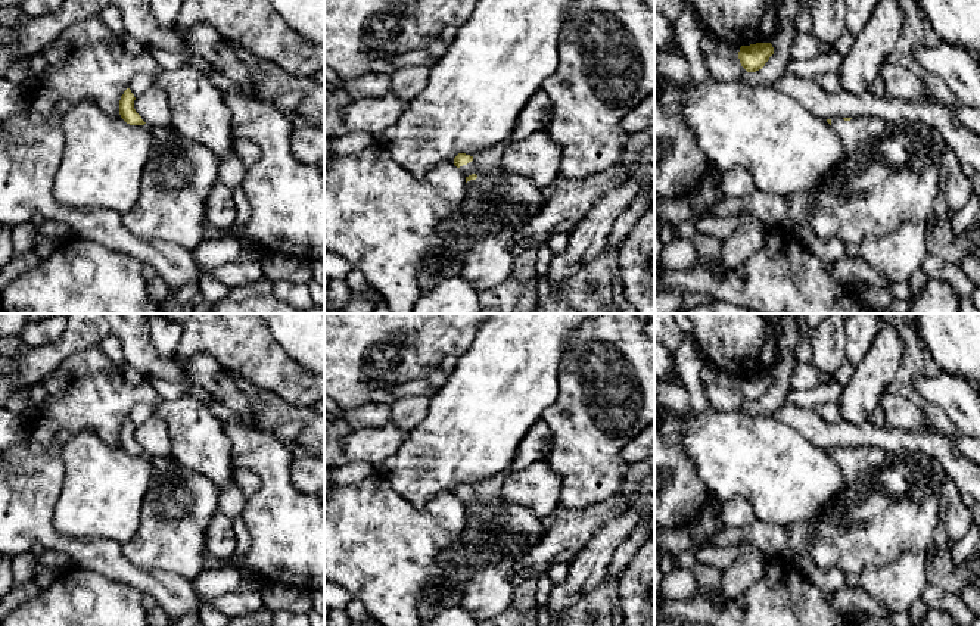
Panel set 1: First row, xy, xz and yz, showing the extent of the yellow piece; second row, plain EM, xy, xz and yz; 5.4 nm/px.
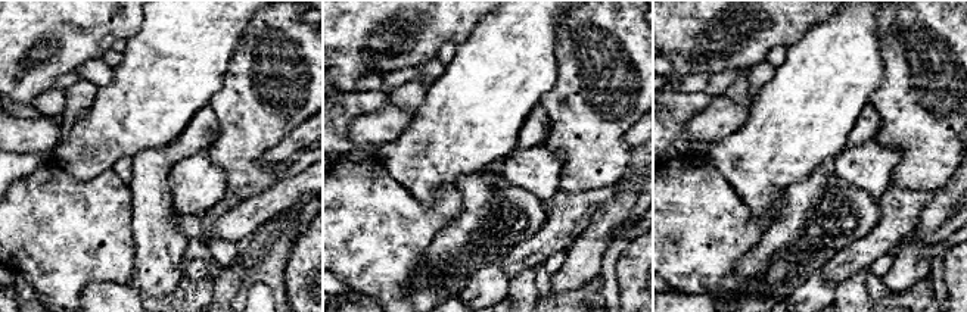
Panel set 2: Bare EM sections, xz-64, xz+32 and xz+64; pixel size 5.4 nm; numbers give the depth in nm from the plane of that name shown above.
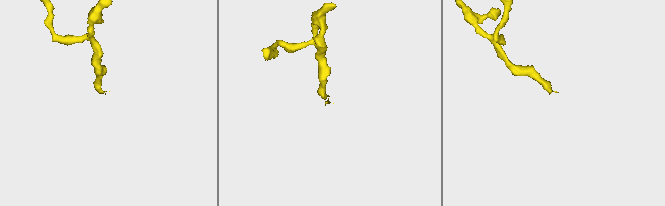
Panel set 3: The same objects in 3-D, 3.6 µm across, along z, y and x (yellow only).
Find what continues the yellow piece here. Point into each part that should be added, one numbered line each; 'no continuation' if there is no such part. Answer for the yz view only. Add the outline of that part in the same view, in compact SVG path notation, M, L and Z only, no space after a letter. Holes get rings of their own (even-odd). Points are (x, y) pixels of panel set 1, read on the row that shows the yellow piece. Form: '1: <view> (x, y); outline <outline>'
1: yz (890, 174); outline M868 116L850 121L831 118L831 128L841 141L844 159L821 187L794 193L785 199L788 212L781 225L794 231L797 225L805 224L821 239L837 237L846 245L859 245L868 236L886 236L903 222L925 221L933 214L934 199L940 194L942 155L948 149L936 130L914 122L896 124Z

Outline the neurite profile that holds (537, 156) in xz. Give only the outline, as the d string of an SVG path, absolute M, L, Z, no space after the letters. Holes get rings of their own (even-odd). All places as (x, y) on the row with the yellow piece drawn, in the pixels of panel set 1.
M542 130L510 143L503 153L501 169L528 177L548 191L560 177L561 158L561 149Z

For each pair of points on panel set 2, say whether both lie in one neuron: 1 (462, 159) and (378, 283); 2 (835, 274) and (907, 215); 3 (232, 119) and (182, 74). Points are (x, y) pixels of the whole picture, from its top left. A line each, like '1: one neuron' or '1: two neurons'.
1: two neurons
2: one neuron
3: two neurons

